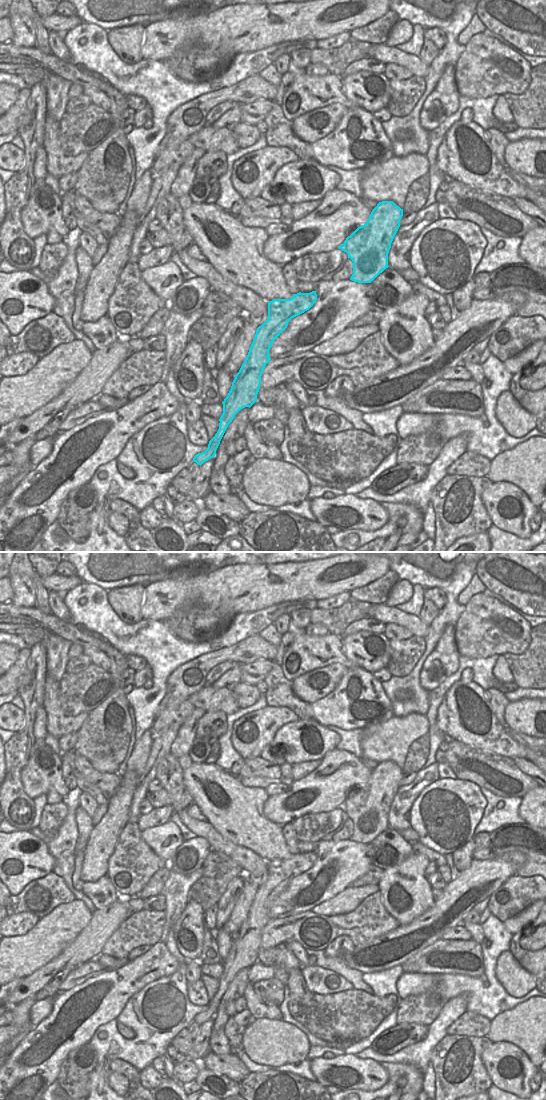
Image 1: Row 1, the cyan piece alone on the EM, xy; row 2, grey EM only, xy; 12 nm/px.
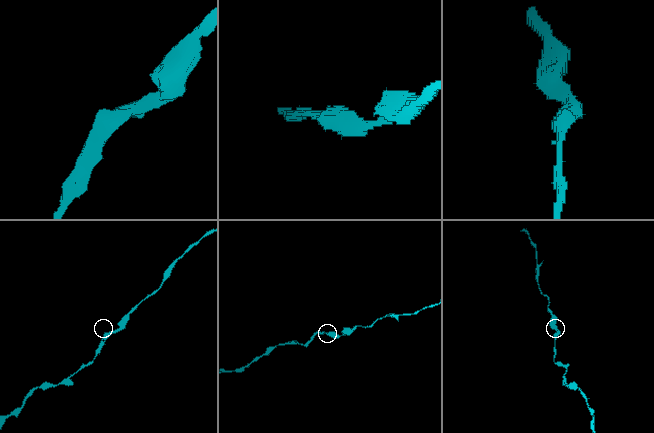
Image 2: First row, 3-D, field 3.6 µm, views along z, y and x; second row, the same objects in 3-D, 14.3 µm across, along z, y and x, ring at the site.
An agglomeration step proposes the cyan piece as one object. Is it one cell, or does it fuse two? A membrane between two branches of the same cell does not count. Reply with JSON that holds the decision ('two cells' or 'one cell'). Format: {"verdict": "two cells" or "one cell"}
{"verdict": "one cell"}

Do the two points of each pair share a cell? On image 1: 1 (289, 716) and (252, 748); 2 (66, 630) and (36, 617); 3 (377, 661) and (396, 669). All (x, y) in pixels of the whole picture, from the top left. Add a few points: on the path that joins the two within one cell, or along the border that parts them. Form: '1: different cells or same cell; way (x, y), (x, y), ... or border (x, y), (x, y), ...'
1: same cell; way (280, 719), (260, 739)
2: same cell; way (59, 627), (43, 620)
3: different cells; border (389, 642), (389, 660), (385, 667)

